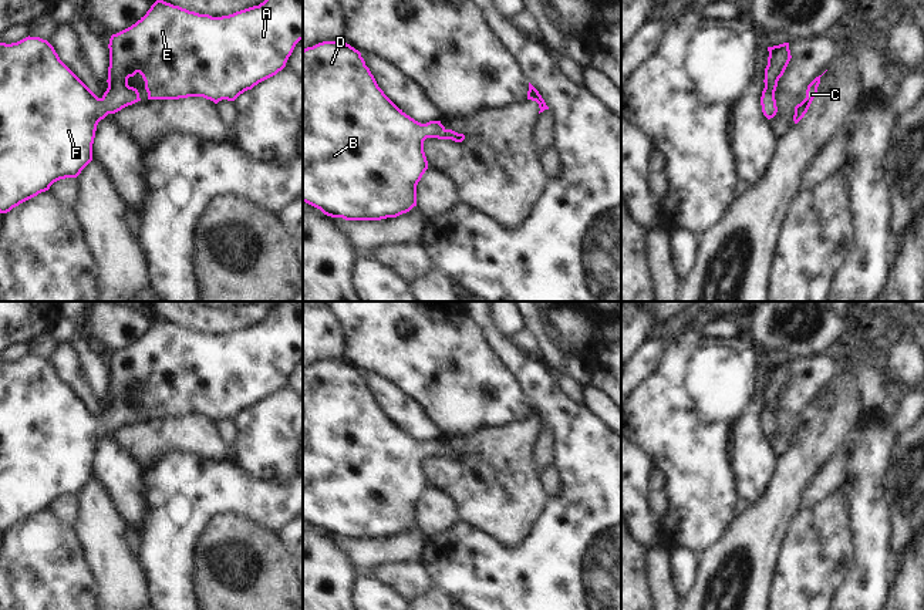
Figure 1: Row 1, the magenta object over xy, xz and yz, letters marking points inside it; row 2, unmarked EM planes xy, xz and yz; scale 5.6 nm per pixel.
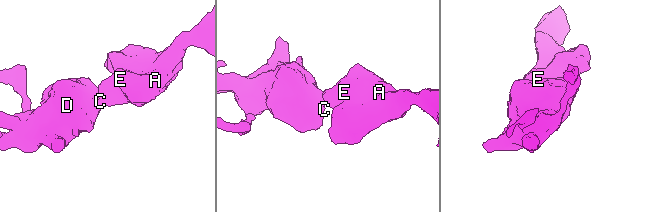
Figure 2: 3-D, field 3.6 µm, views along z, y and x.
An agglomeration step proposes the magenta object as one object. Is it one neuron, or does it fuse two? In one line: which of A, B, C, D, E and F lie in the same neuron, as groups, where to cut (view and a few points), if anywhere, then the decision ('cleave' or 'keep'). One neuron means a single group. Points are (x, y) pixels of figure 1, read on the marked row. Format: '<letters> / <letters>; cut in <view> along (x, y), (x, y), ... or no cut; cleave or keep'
A B C D E F; no cut; keep

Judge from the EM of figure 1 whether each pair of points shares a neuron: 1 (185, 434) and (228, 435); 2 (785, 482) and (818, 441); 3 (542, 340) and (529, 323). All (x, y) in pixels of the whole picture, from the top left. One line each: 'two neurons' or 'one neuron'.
1: two neurons
2: one neuron
3: one neuron

